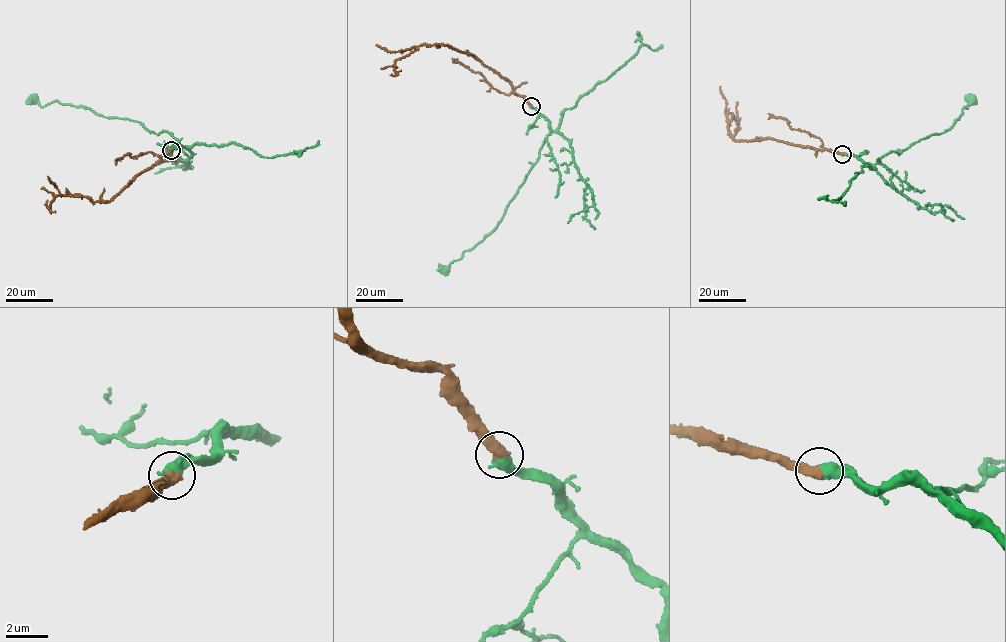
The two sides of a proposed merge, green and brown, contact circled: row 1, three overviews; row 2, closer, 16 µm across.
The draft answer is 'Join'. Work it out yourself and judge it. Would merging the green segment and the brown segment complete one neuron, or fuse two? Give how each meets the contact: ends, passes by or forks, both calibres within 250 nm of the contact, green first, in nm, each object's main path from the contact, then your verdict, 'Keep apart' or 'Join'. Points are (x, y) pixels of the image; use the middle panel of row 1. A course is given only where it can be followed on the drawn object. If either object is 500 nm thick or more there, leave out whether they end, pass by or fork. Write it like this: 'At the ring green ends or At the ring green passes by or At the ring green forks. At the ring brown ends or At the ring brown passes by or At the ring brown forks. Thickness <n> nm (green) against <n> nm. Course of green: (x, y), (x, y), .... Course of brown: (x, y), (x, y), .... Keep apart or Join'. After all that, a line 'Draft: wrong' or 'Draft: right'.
Thickness 600 nm (green) against 500 nm. Course of green: (530, 106), (549, 121), (551, 129), (537, 160), (496, 228), (445, 269). Course of brown: (530, 106), (493, 69), (445, 44), (419, 45), (396, 59), (396, 67), (381, 67). Join
Draft: right

